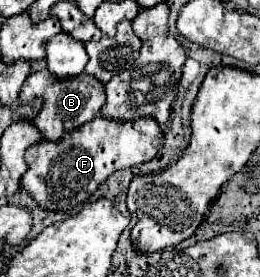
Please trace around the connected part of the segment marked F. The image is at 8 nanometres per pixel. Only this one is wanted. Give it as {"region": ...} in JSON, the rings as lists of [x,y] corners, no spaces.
{"region":[[[98,116],[96,120],[90,120],[88,124],[82,124],[80,128],[64,134],[60,140],[56,142],[48,142],[48,140],[40,140],[38,144],[30,146],[26,150],[26,160],[28,160],[28,172],[22,176],[22,188],[26,188],[30,192],[30,196],[36,200],[36,204],[44,210],[50,212],[72,212],[76,210],[80,204],[84,204],[84,200],[88,200],[96,188],[114,172],[124,170],[124,168],[132,168],[144,162],[150,162],[158,148],[160,136],[160,146],[162,146],[162,128],[156,120],[152,118],[138,118],[132,122],[112,122],[108,118]]]}

